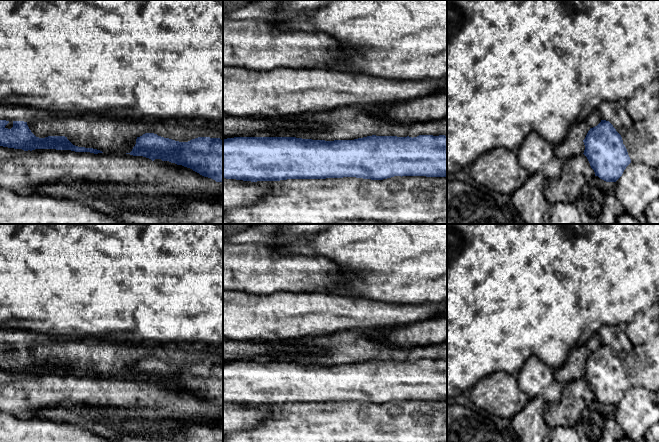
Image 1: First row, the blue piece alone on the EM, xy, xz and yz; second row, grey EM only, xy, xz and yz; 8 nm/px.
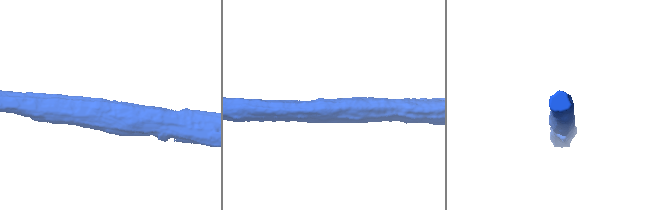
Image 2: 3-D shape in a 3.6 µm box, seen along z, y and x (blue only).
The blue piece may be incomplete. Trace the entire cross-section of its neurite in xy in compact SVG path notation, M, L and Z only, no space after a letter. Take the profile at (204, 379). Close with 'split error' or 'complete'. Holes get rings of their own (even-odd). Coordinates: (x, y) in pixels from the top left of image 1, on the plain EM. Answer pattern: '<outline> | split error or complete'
M145 357L137 361L130 378L154 385L161 383L190 392L204 401L223 406L223 365L220 362L198 361L179 366Z | complete

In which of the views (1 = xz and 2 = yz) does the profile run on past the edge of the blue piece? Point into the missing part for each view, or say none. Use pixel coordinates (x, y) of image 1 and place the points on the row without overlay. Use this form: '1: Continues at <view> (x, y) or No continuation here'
1: No continuation here
2: No continuation here

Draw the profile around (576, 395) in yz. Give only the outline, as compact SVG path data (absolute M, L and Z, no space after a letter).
M578 378L563 385L558 403L546 403L544 419L549 428L575 427L581 412L595 400L587 381Z

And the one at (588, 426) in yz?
M594 400L581 412L574 428L582 442L618 442L625 436L617 423L616 406L606 406L598 400Z

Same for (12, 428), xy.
M0 412L0 442L121 442L82 426Z

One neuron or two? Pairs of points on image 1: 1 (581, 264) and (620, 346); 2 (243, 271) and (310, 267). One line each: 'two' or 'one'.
1: two
2: one

